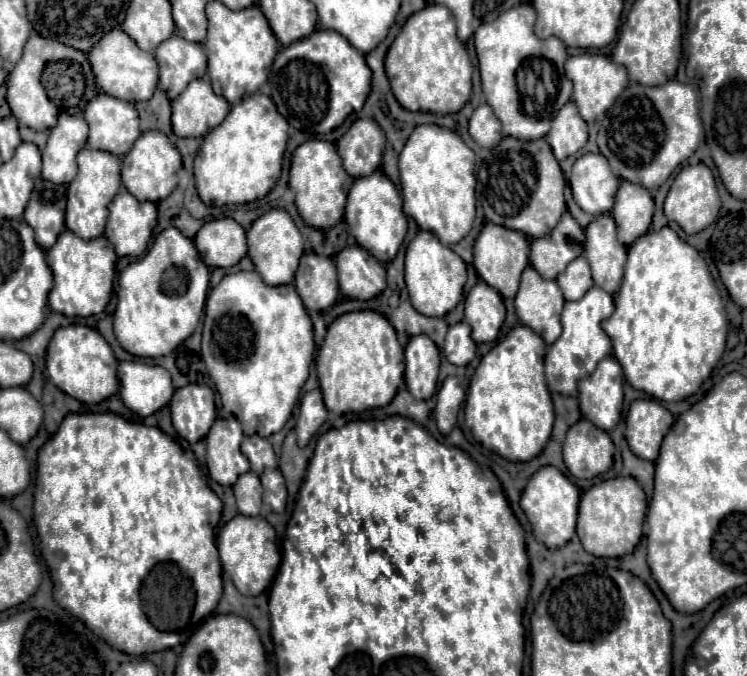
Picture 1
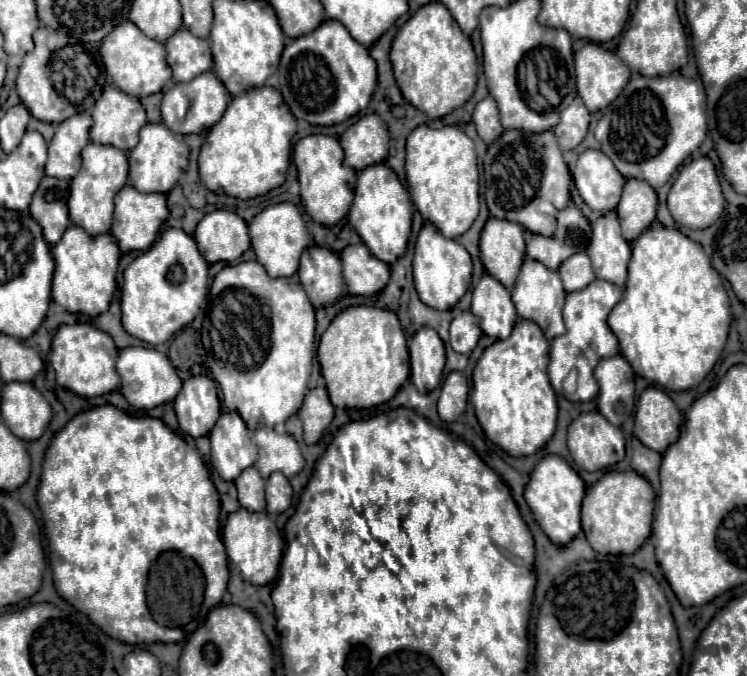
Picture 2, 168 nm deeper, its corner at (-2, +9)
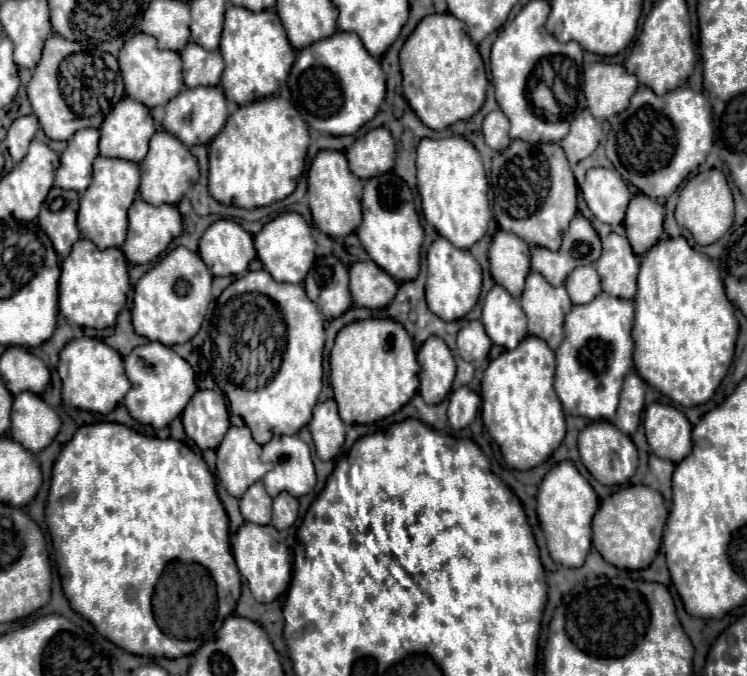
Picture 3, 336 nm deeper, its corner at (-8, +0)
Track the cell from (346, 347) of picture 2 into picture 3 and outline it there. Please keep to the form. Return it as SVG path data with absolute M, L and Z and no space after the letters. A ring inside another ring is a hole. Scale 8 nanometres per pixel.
M364 319L364 321L352 321L350 325L342 327L330 351L330 385L334 391L334 399L338 403L340 419L344 423L370 425L384 417L390 417L418 393L418 371L420 365L416 361L414 341L398 321Z

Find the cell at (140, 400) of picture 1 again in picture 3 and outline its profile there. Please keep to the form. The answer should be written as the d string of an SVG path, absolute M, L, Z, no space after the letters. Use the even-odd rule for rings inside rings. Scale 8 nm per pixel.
M146 343L132 349L132 353L124 357L124 365L126 375L132 383L130 391L124 397L124 405L136 421L152 425L154 429L170 425L170 421L176 419L180 411L184 411L188 399L192 397L192 391L196 391L192 367L170 347L164 347L160 343Z

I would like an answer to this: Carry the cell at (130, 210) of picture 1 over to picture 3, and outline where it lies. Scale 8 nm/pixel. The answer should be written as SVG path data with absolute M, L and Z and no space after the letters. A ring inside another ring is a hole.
M134 199L128 209L128 235L122 251L130 263L154 263L170 245L174 237L182 233L182 219L176 205L150 205L142 199Z

